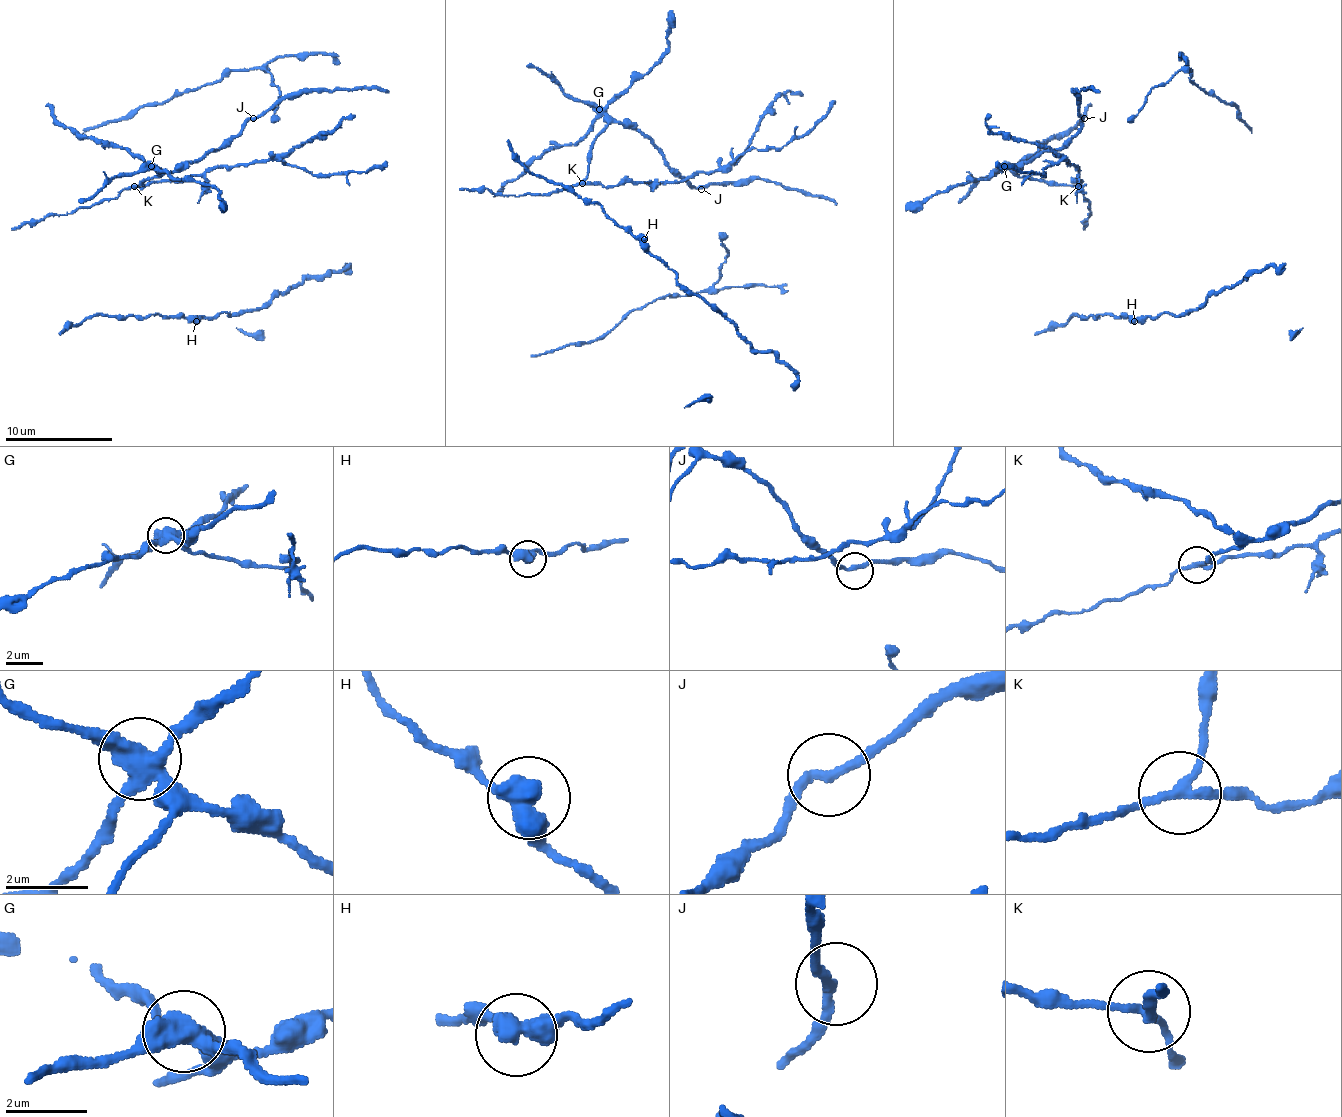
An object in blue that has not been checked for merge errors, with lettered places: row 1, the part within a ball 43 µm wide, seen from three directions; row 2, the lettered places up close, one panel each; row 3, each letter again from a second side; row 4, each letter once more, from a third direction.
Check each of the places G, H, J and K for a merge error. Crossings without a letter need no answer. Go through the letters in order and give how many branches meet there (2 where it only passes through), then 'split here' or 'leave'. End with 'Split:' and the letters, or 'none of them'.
G: 4 | split here
H: 2 | leave
J: 2 | leave
K: 3 | split here
Split: G, K

